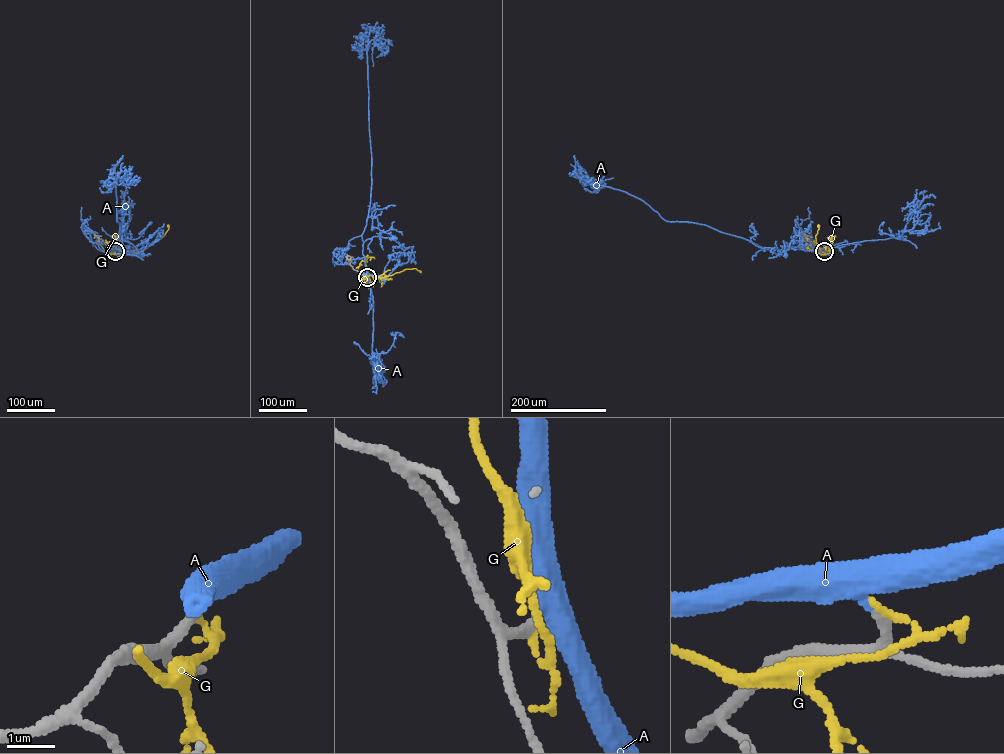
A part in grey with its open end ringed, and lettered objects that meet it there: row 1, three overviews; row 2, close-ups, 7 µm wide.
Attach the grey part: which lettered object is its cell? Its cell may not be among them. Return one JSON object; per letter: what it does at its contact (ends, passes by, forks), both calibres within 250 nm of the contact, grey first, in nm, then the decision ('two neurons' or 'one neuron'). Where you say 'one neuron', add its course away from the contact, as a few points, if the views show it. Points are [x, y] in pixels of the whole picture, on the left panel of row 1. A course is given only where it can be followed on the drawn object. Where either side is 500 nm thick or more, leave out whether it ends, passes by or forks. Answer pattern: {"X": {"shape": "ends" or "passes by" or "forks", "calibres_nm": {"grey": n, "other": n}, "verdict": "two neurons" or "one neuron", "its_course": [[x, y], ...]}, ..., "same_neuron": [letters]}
{"A": {"shape": "passes by", "calibres_nm": {"grey": 160, "other": 320}, "verdict": "one neuron", "its_course": [[115, 251], [110, 249], [114, 242], [125, 241], [142, 255]]}, "G": {"shape": "passes by", "calibres_nm": {"grey": 180, "other": 110}, "verdict": "two neurons"}, "same_neuron": ["A"]}

